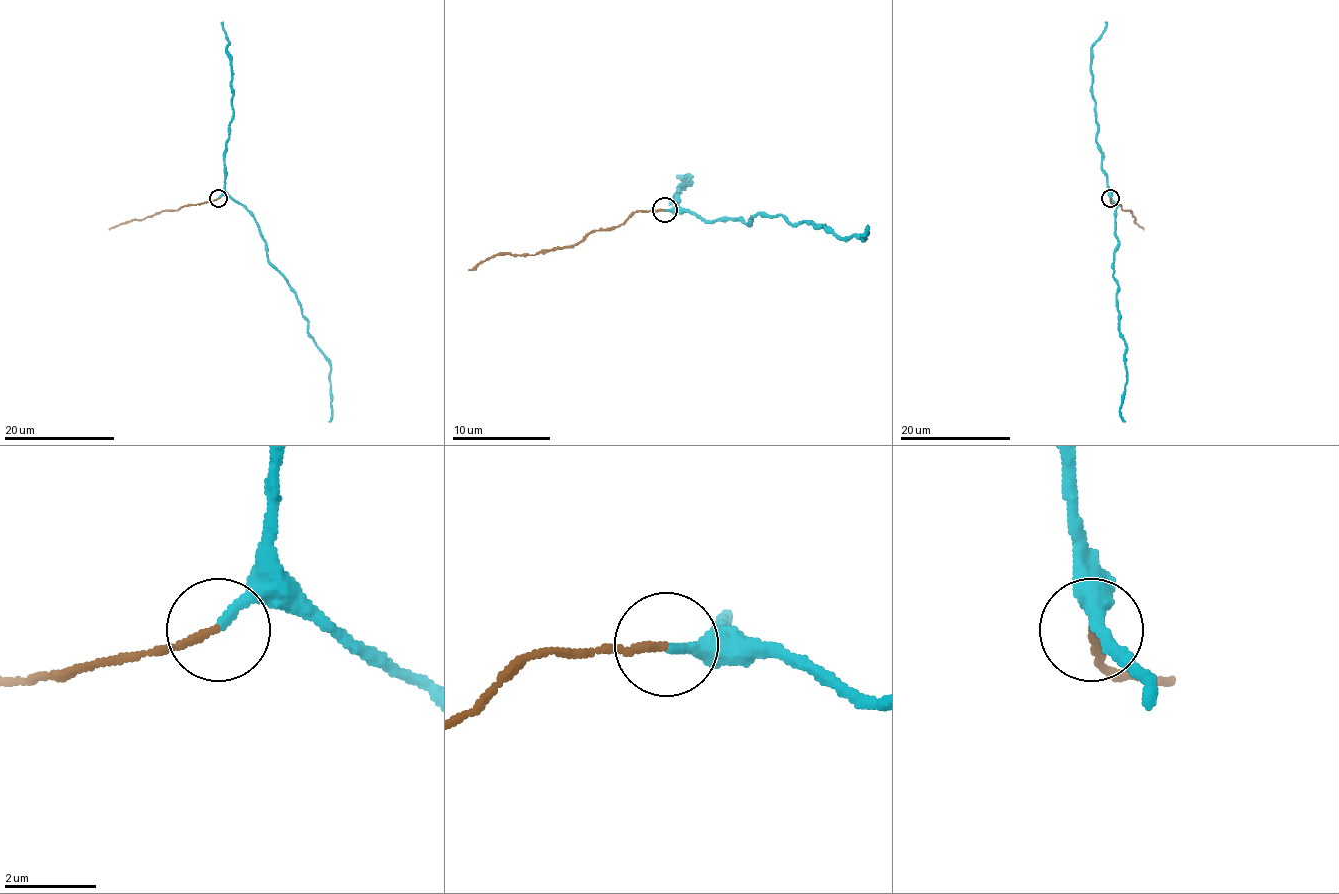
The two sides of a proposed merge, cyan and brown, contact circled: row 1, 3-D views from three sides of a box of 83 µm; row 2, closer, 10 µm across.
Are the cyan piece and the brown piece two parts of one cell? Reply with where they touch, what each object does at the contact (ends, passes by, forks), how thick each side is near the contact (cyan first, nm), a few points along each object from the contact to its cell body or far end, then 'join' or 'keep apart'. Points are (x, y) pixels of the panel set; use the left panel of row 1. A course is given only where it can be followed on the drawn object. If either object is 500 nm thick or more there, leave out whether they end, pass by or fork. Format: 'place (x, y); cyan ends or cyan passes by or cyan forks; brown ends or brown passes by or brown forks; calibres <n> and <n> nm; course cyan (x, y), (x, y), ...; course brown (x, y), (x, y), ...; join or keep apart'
place (218, 198); cyan ends; brown ends; calibres 220 and 180 nm; course cyan (218, 198), (230, 195), (254, 217), (269, 261), (295, 294), (307, 334), (329, 363), (328, 421); course brown (218, 198), (175, 210), (156, 212), (109, 230); join

